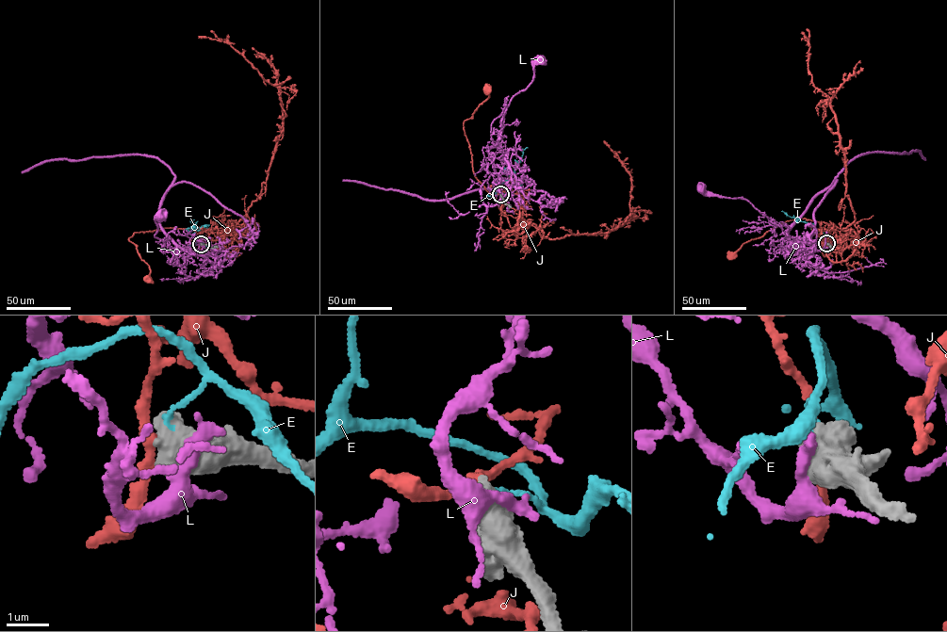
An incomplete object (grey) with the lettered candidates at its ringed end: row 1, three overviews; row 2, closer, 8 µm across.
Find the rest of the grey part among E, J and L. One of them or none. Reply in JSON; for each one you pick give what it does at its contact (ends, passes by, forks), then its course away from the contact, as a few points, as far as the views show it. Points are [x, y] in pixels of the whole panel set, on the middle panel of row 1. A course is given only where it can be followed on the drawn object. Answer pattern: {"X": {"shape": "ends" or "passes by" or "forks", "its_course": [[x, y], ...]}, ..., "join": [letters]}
{"join": []}

